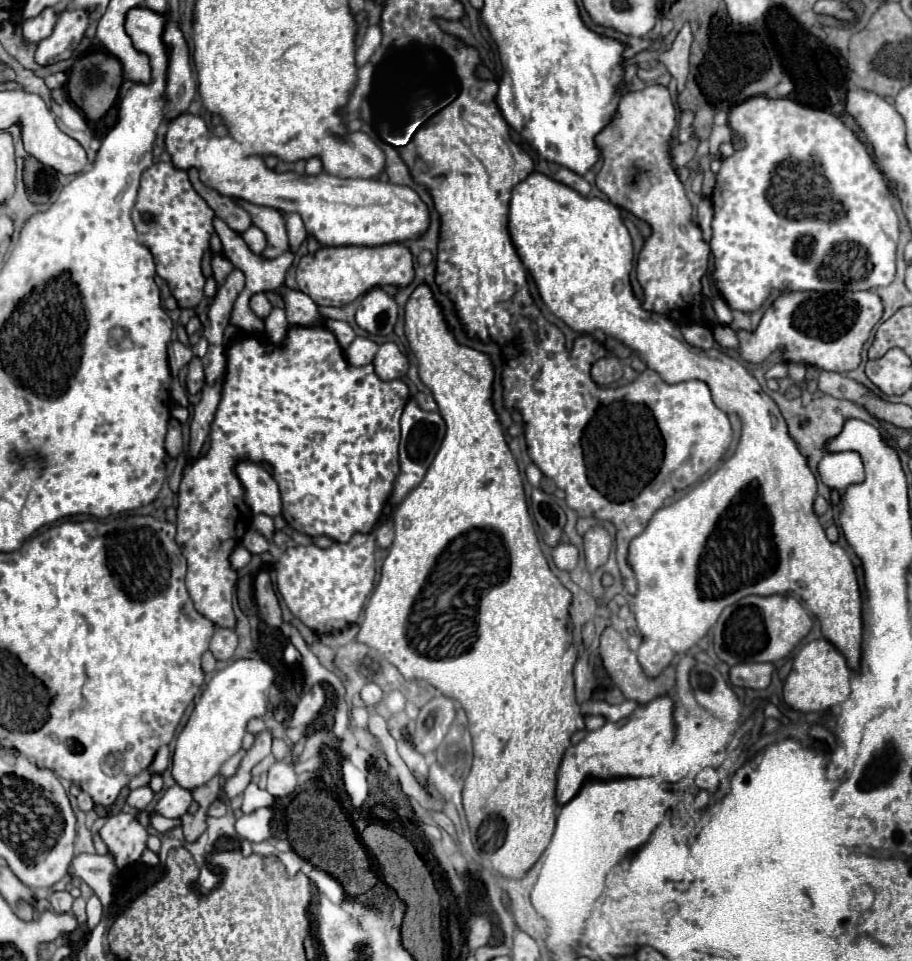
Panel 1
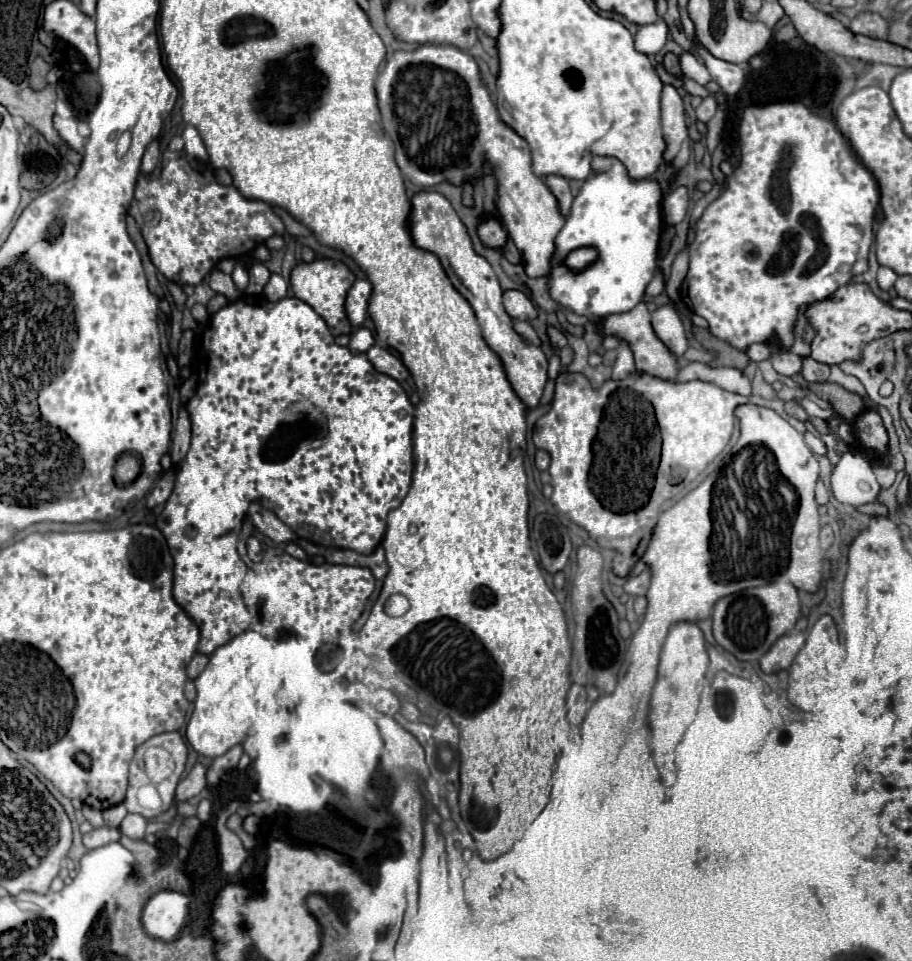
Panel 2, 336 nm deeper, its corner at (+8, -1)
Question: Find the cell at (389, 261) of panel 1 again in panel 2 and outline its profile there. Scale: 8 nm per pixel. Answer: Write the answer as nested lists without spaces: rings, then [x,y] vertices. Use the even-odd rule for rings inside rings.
[[[315,259],[311,263],[297,263],[291,271],[291,289],[295,297],[309,303],[327,321],[333,335],[351,333],[351,323],[345,315],[345,297],[353,281],[355,275],[347,269],[343,261],[337,259]]]

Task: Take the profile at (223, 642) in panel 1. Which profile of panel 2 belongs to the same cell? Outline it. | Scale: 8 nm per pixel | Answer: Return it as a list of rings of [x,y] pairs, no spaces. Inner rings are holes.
[[[197,653],[197,655],[189,661],[189,665],[187,665],[187,677],[195,679],[195,677],[207,667],[207,663],[209,663],[209,657],[203,655],[203,653]]]

